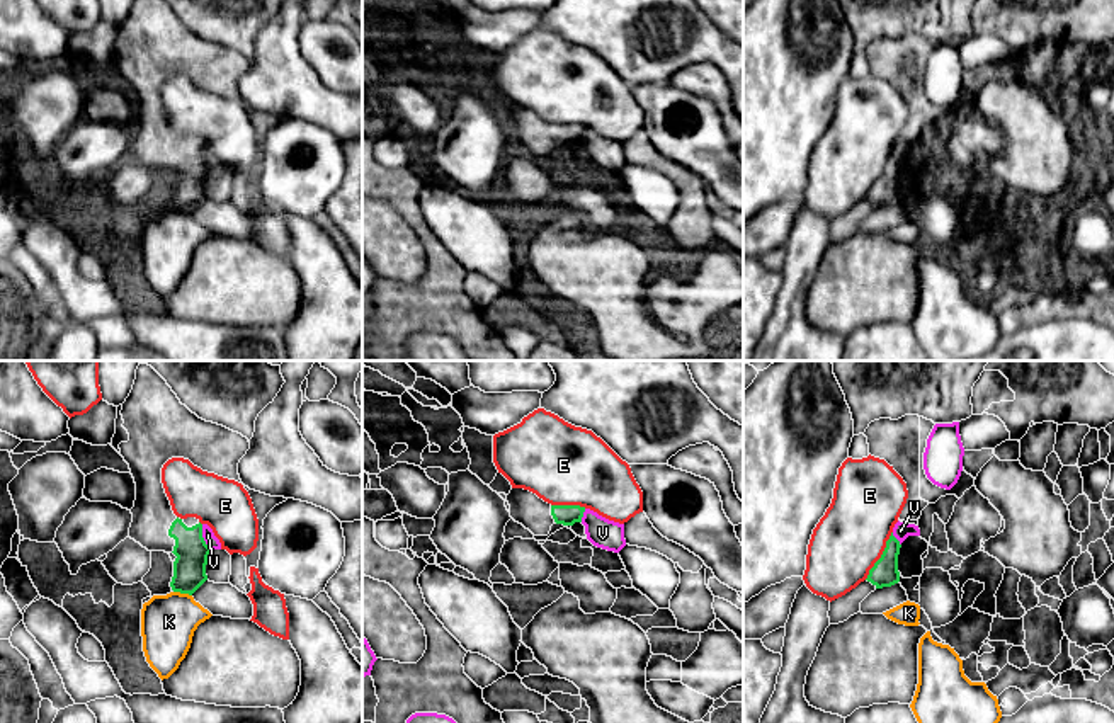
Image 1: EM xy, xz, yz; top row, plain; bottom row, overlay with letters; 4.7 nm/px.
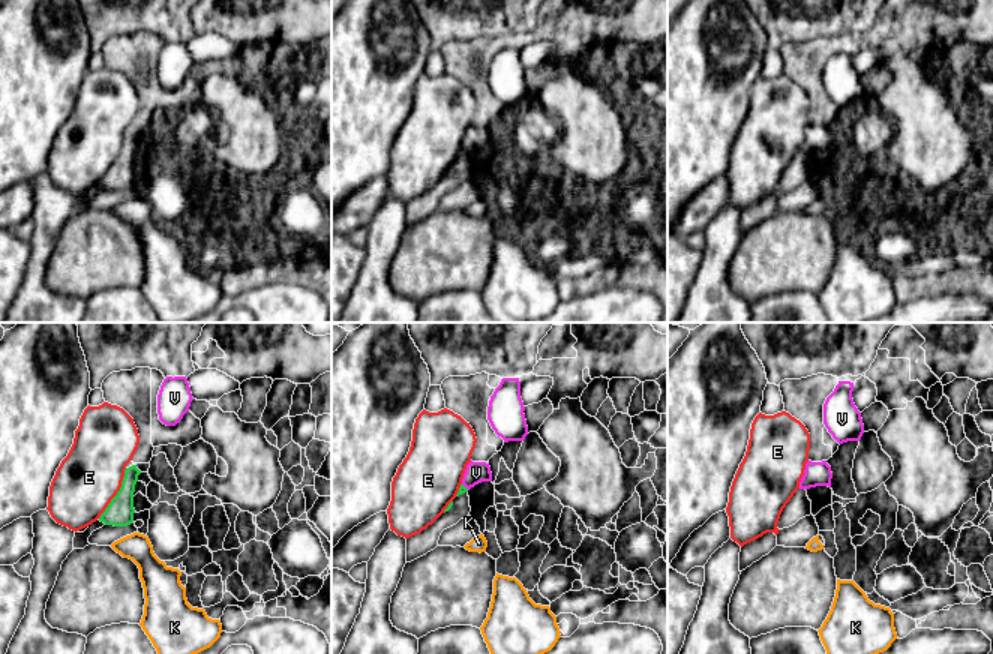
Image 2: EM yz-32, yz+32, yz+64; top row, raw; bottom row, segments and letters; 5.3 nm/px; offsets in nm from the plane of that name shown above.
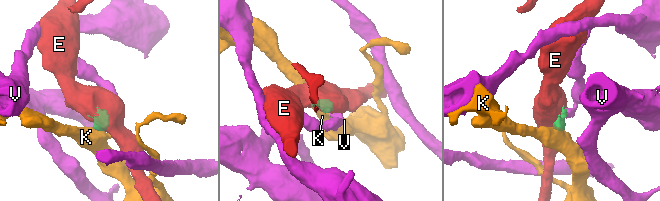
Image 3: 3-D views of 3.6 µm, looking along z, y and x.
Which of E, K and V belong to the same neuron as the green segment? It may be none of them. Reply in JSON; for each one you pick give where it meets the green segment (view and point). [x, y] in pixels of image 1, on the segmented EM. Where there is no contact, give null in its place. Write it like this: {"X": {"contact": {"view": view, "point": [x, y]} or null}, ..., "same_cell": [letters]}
{"same_cell": []}

